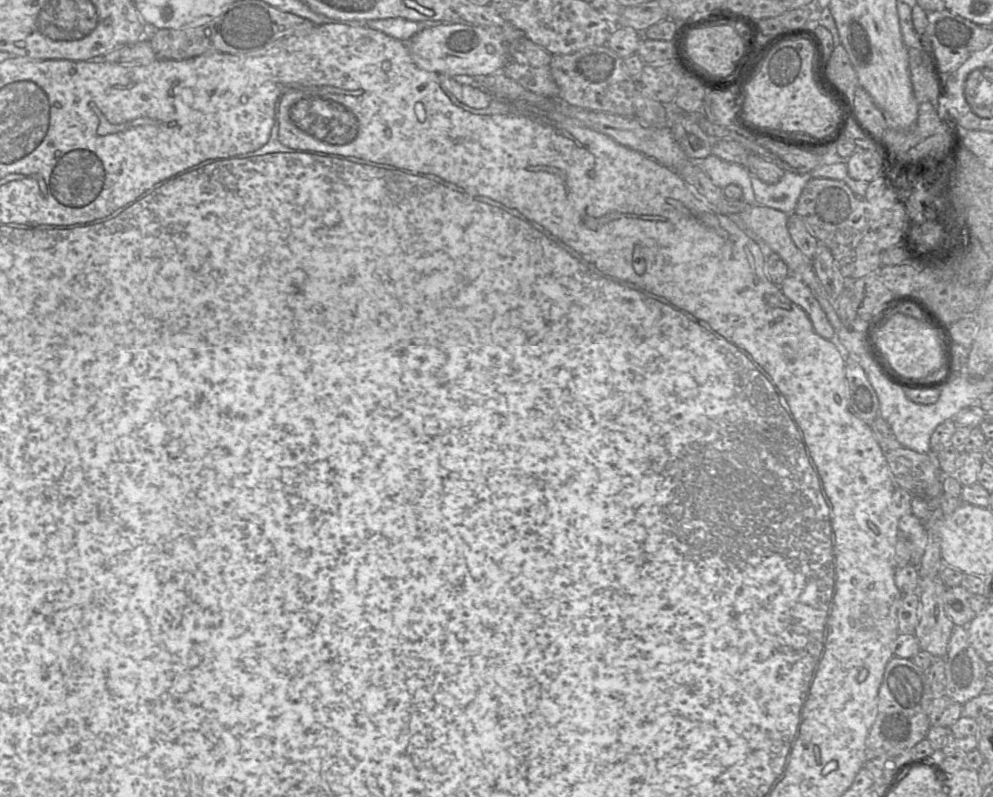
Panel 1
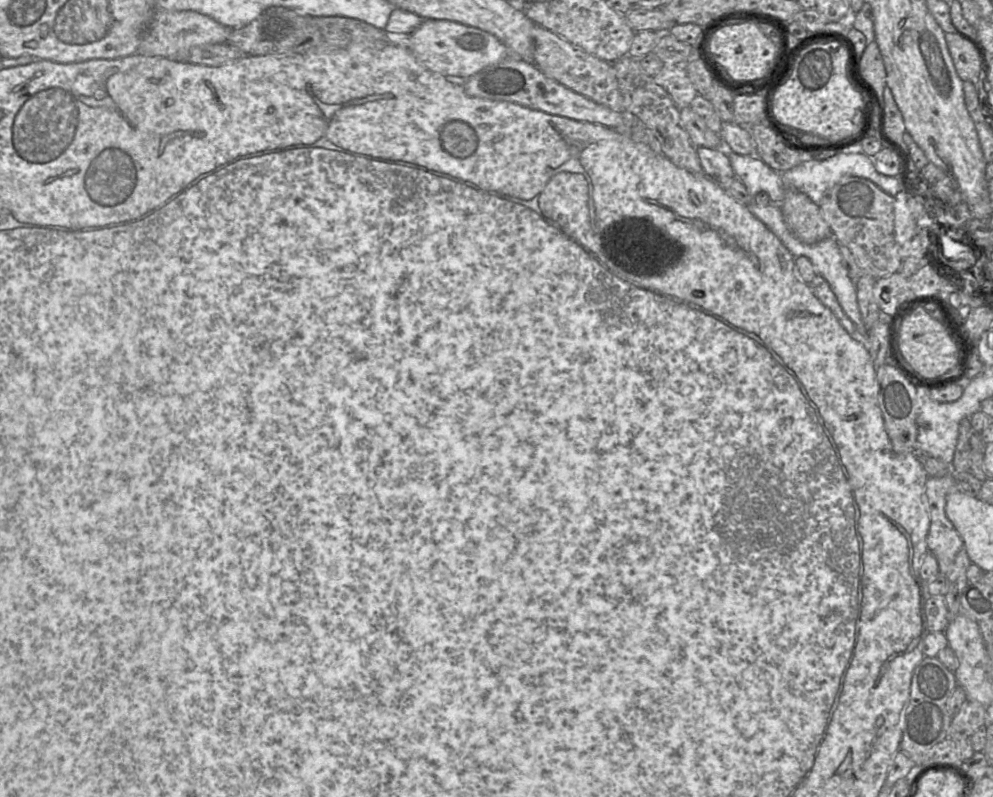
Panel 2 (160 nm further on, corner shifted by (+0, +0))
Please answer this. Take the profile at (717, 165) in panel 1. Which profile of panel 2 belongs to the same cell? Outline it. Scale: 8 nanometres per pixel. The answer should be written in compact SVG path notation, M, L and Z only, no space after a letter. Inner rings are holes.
M729 152L734 175L746 186L749 195L766 193L772 202L780 204L784 198L784 187L780 173L771 169L759 157L744 156Z

